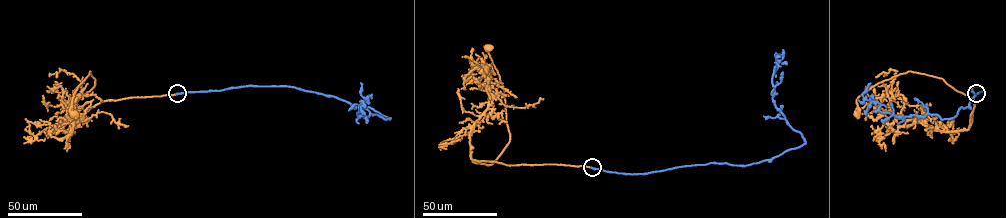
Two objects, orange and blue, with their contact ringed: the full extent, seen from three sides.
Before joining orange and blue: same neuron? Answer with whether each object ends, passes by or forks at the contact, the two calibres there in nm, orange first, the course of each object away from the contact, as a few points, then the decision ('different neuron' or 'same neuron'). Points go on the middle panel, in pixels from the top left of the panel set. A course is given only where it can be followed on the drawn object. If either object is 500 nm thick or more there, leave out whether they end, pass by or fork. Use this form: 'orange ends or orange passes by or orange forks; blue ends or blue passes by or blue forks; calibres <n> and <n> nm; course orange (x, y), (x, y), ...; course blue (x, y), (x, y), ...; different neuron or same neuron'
orange ends; blue ends; calibres 320 and 340 nm; course orange (592, 168), (472, 161), (492, 164), (510, 137), (504, 91), (488, 47); course blue (592, 168), (637, 174), (713, 163), (746, 165), (802, 145), (802, 135), (772, 98), (780, 54), (776, 61); different neuron

